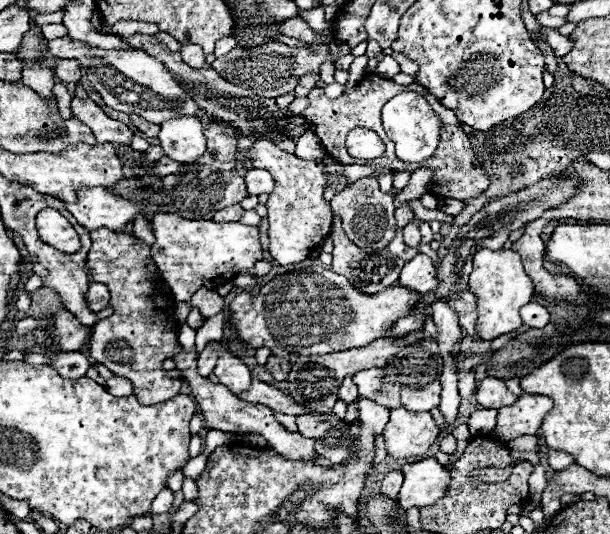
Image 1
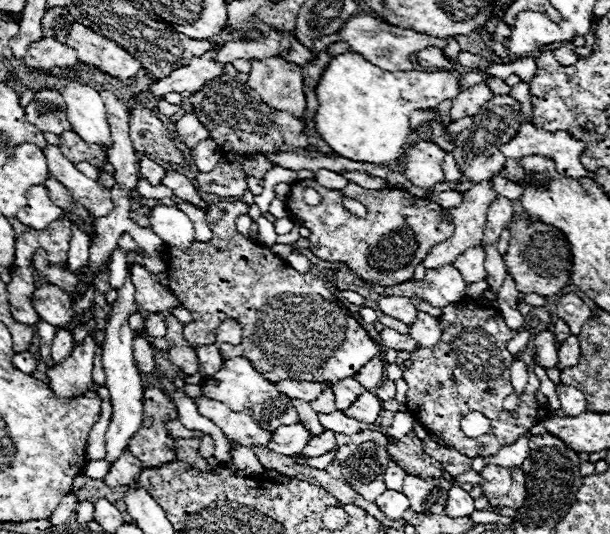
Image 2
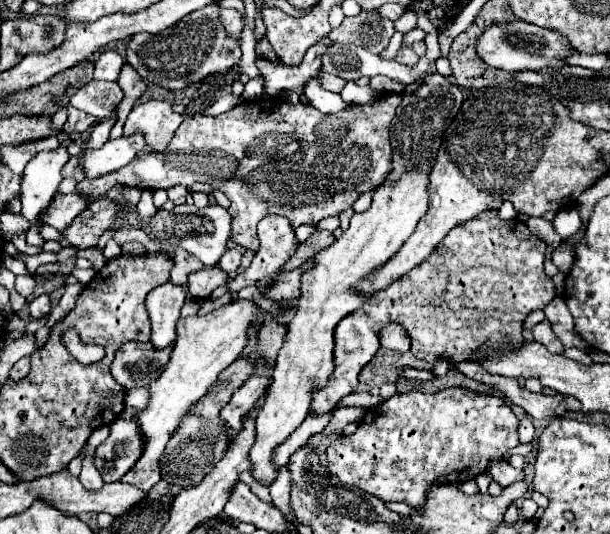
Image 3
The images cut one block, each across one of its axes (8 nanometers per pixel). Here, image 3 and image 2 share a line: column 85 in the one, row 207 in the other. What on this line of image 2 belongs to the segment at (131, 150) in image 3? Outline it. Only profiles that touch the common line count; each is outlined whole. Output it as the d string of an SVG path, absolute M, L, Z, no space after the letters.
M154 206L150 210L150 226L168 246L180 246L180 250L188 250L188 246L194 242L194 226L178 208Z

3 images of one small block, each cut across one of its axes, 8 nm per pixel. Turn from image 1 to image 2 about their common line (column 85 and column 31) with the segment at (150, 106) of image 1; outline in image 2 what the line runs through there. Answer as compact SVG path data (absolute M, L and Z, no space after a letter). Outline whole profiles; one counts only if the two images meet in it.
M42 38L40 42L32 42L24 56L26 66L34 70L50 70L52 66L74 66L78 64L76 50L60 44L54 38Z

